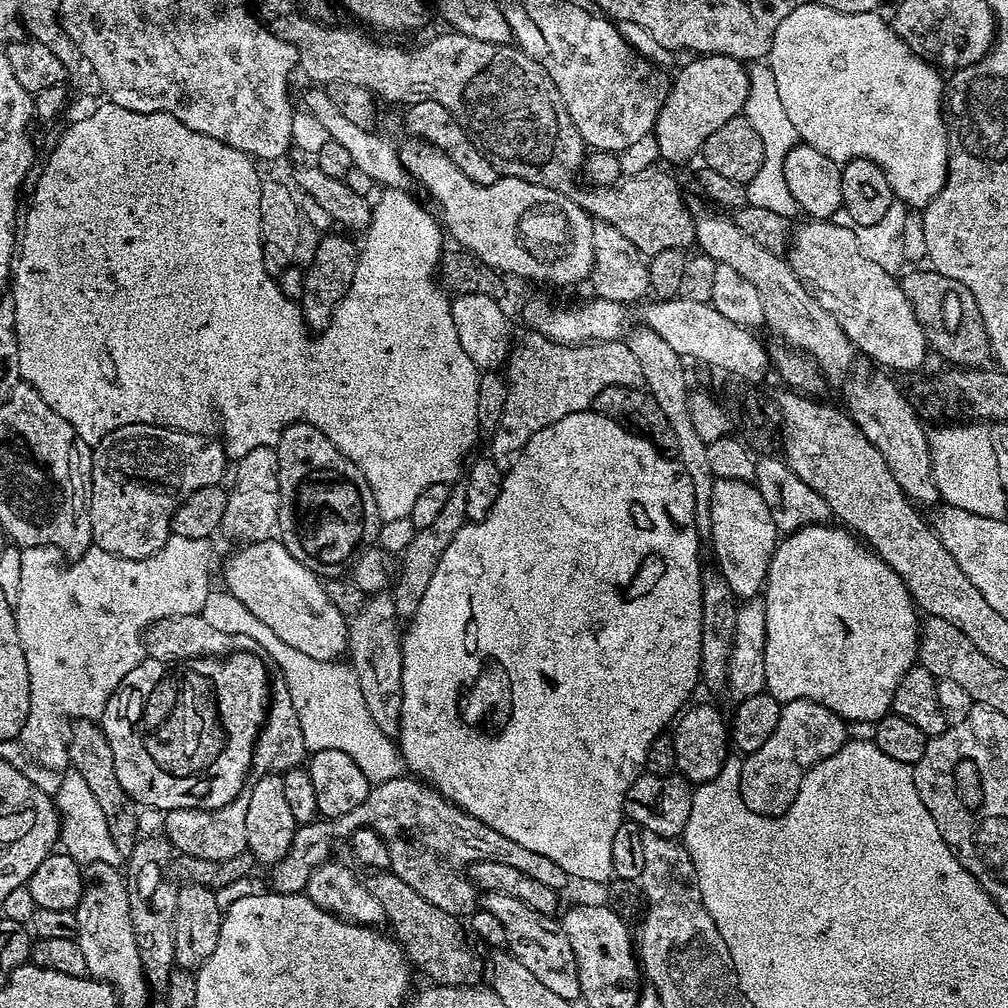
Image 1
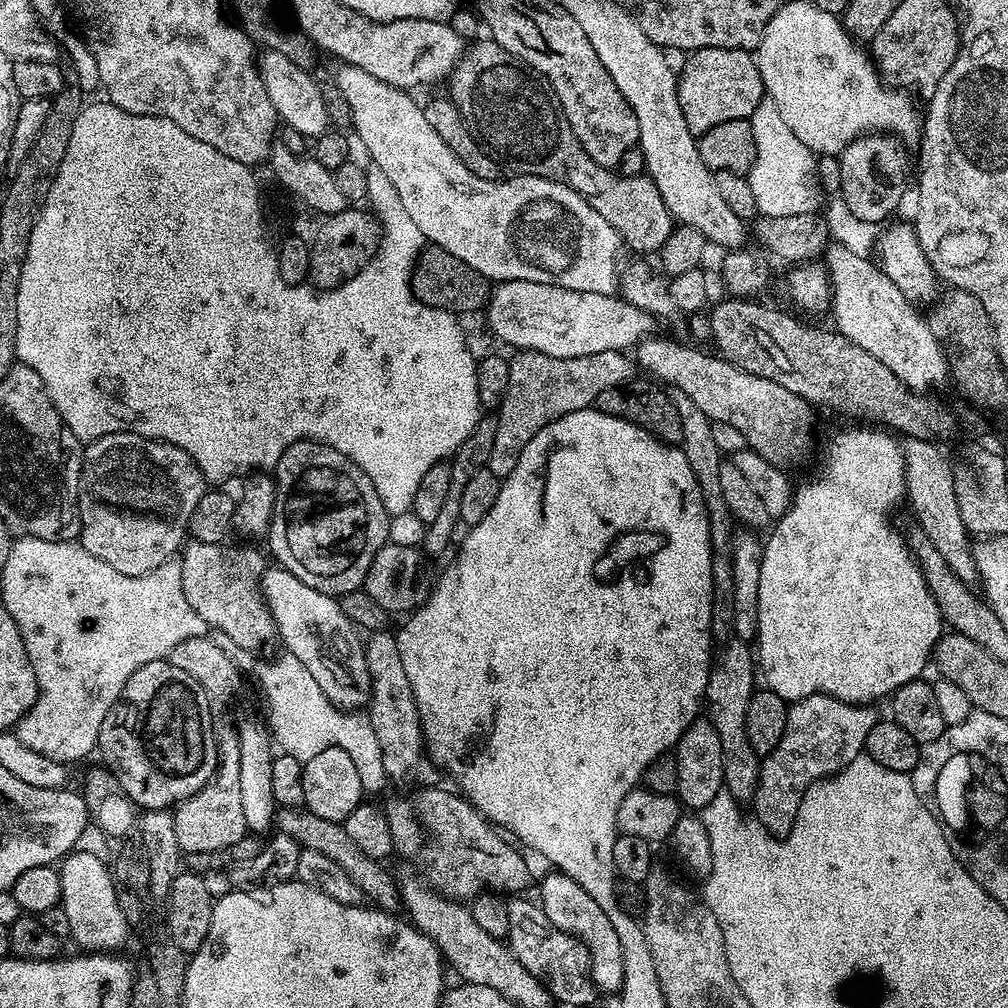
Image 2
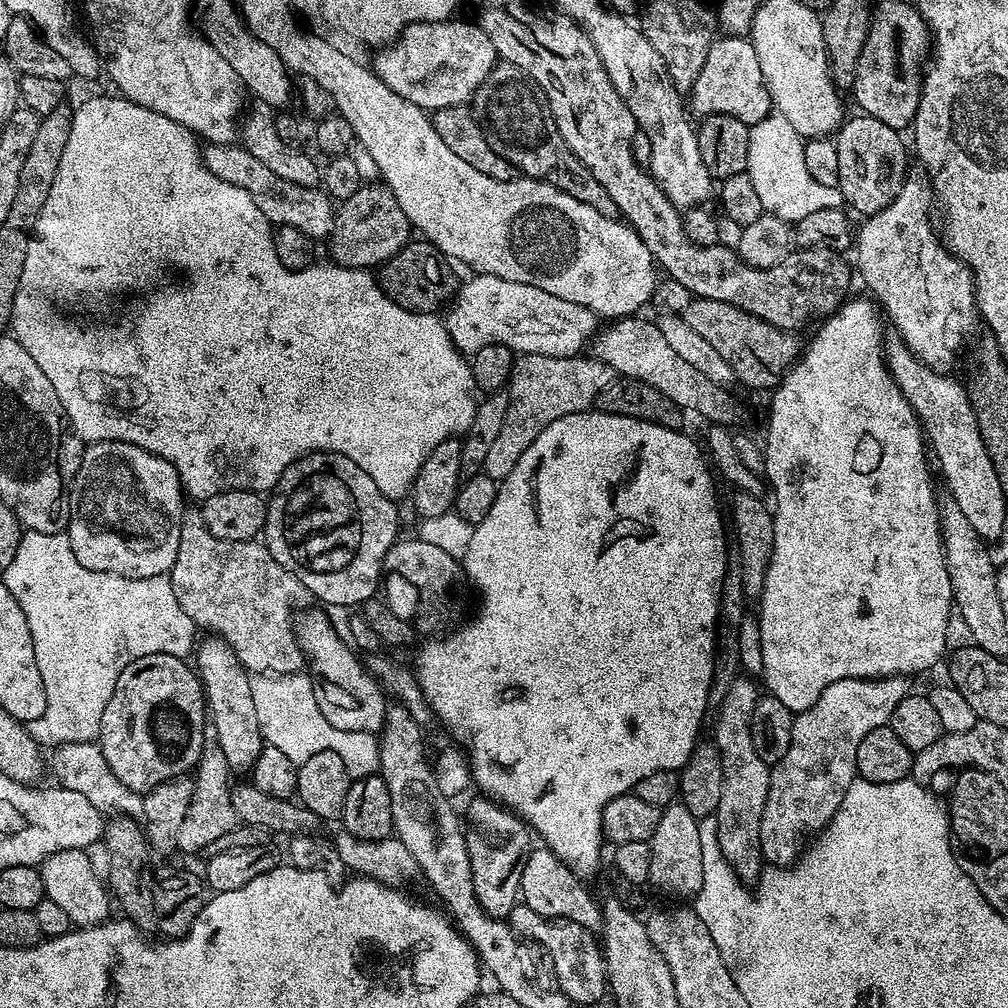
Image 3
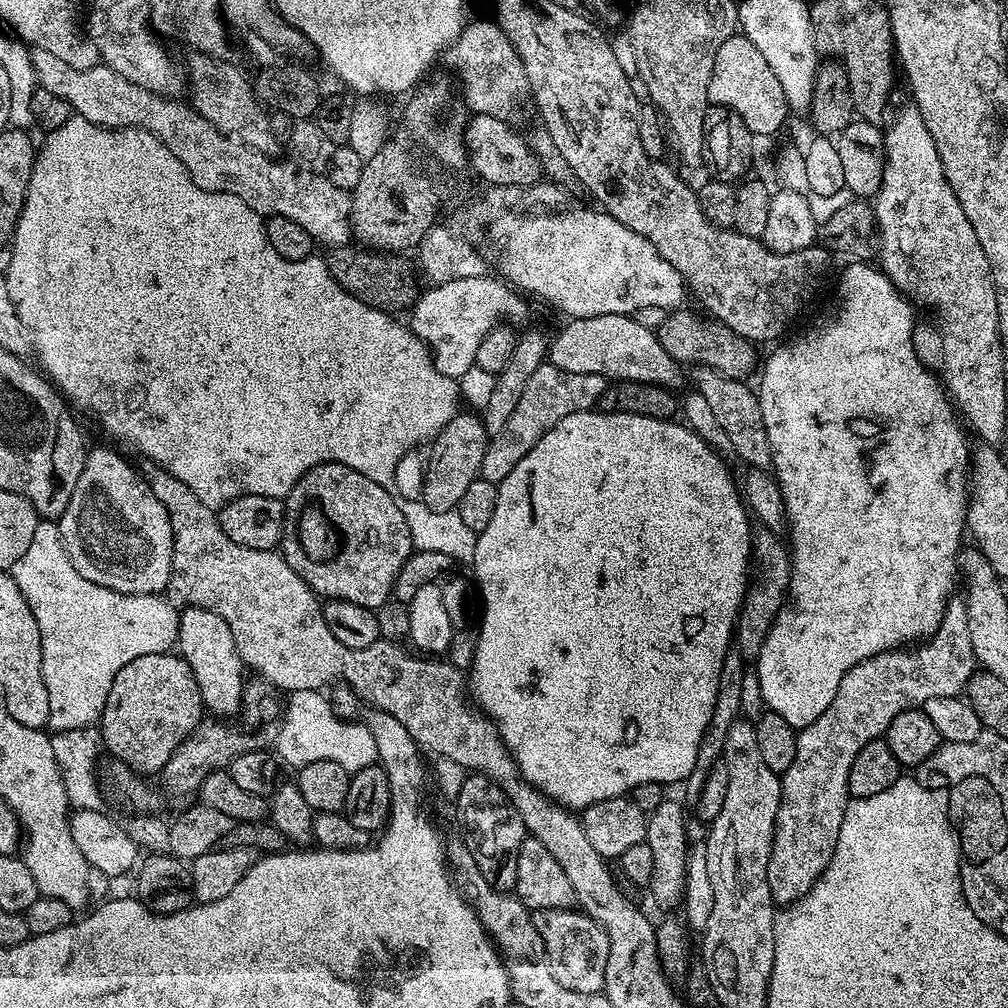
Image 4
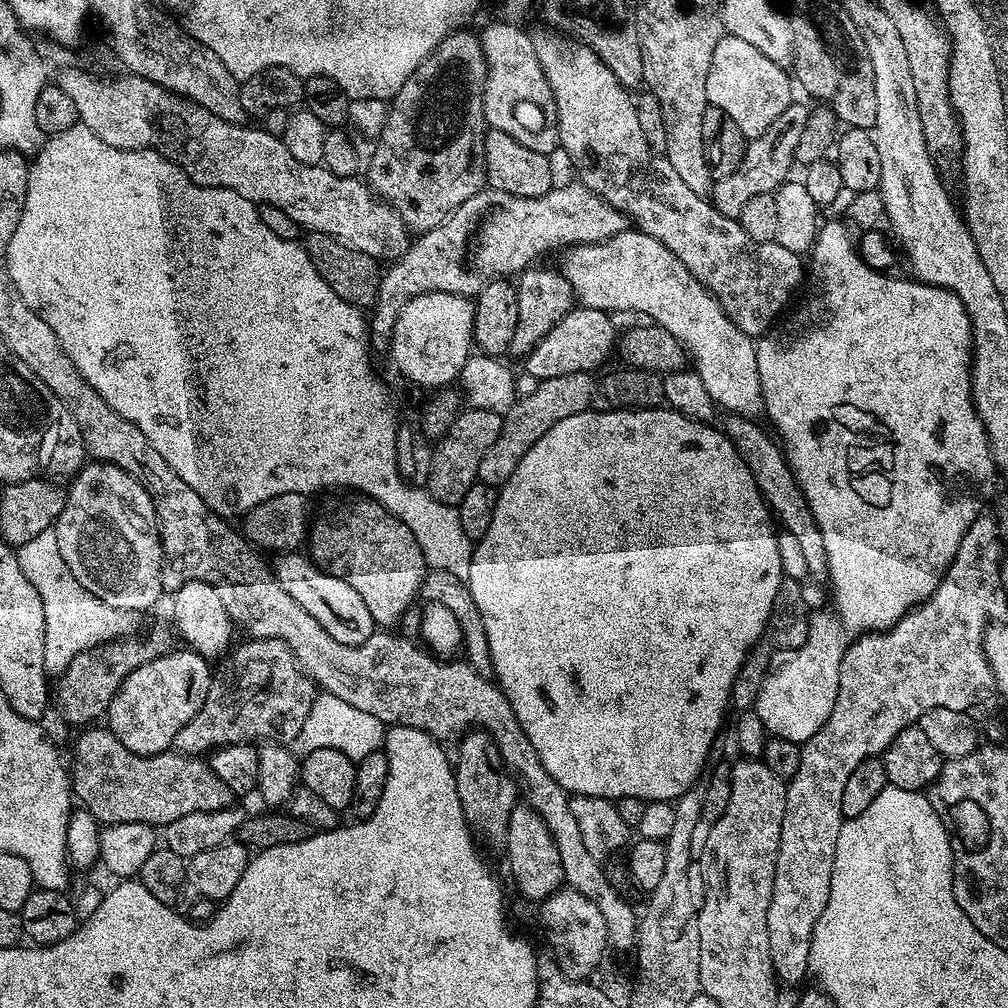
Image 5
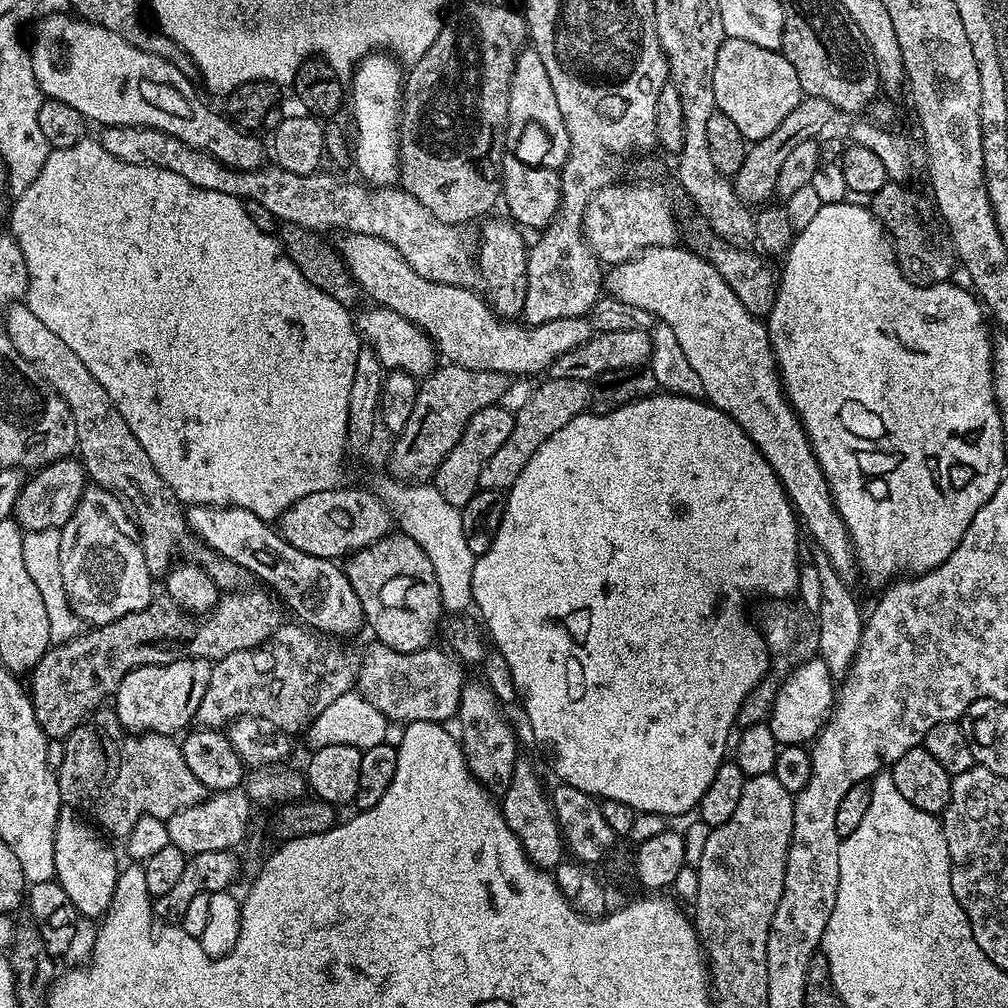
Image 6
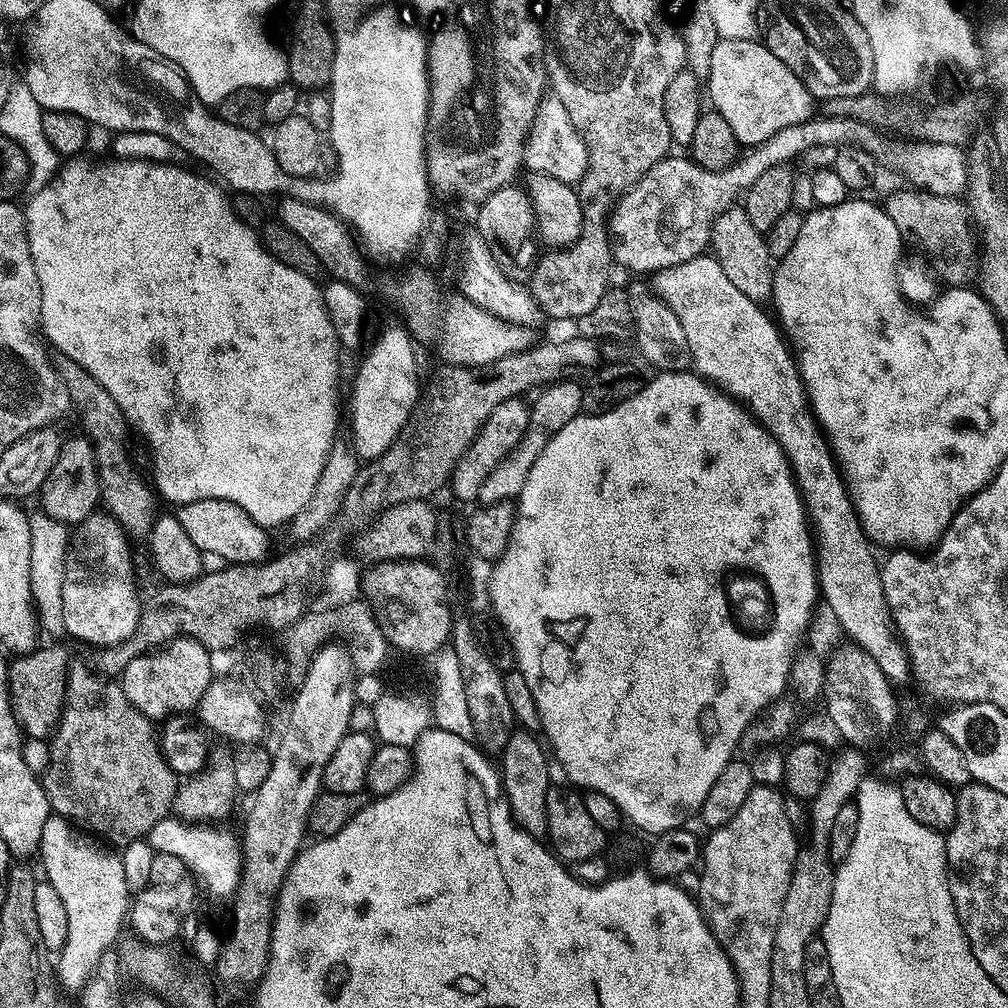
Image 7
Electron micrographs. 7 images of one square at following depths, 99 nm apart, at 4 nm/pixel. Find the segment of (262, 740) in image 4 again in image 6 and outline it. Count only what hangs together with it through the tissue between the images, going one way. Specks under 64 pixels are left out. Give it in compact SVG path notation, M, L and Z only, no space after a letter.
M300 622L281 623L278 630L274 630L274 634L270 634L270 638L266 638L266 642L262 642L258 646L254 646L250 650L238 650L238 654L230 654L226 658L215 661L212 664L212 673L210 674L210 682L206 686L206 694L202 694L202 702L198 702L198 710L196 711L195 723L202 728L215 728L217 730L227 729L232 721L242 718L243 716L257 716L258 718L266 718L266 722L274 722L274 726L278 726L283 732L289 734L303 733L308 725L312 723L313 716L322 714L322 710L326 710L326 706L330 706L330 702L334 702L334 698L342 698L342 694L353 691L354 685L358 680L358 668L355 663L347 664L338 653L332 648L327 648L323 644L321 637L317 635L312 628L305 626Z

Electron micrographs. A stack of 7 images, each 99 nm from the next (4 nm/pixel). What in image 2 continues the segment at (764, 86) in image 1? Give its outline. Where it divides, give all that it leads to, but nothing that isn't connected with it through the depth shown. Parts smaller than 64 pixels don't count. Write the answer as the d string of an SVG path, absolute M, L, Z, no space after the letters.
M765 99L754 110L751 121L754 134L754 146L756 157L752 163L752 169L746 175L750 182L750 190L754 190L754 199L758 201L758 213L760 216L773 216L774 218L786 218L790 214L810 214L821 207L820 192L822 193L822 181L818 175L818 156L811 152L786 126L786 118L774 102Z

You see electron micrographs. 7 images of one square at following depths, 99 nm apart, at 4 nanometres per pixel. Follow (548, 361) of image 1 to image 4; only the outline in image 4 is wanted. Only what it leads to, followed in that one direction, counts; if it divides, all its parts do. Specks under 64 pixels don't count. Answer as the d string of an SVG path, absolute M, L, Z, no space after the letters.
M547 362L534 370L530 382L526 382L526 390L522 390L522 399L514 414L502 426L497 436L488 441L488 449L484 451L479 479L499 485L530 454L530 450L547 434L551 428L558 426L562 418L570 418L570 414L587 412L595 409L600 403L602 394L608 388L609 381L598 374L570 374L570 370L558 370L558 366Z

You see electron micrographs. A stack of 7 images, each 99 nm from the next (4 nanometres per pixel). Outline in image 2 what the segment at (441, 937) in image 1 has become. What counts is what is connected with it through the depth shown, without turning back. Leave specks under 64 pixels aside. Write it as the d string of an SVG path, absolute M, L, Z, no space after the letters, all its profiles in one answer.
M280 808L274 817L274 824L279 835L290 836L300 843L301 848L318 850L318 854L326 854L326 858L338 862L342 866L342 870L346 870L346 874L350 874L352 881L359 886L361 893L367 899L368 896L372 899L369 901L375 907L380 908L383 912L393 914L401 911L400 893L394 880L392 882L391 878L380 869L383 867L377 861L362 854L362 850L358 850L358 846L354 846L354 842L350 842L343 823L330 822L330 818L318 818L318 814L300 808Z

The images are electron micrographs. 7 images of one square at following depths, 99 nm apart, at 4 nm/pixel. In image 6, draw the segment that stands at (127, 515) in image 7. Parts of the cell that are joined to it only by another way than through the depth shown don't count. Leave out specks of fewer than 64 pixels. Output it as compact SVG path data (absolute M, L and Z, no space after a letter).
M13 303L8 310L6 323L14 350L18 350L26 362L40 369L40 377L68 403L70 414L74 414L78 459L84 465L87 479L97 487L115 490L121 497L132 496L136 503L134 520L138 525L138 539L146 566L153 578L167 576L174 564L172 555L179 548L188 548L194 543L182 501L172 493L170 486L166 486L158 470L154 470L154 462L146 458L142 442L138 442L130 426L126 426L126 418L118 414L110 394L102 390L102 382L98 382L98 378L94 378L94 374L82 366L82 358L78 358L78 354L74 354L74 350L70 350L70 346L66 346L58 334L54 334L54 330L49 330L35 316L34 310L28 308L27 303Z

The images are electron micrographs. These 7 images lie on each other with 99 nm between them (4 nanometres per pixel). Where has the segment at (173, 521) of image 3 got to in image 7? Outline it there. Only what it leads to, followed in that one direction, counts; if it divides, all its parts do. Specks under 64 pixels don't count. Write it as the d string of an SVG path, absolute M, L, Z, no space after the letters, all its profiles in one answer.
M104 510L91 512L81 524L71 529L62 582L62 618L64 631L69 637L72 635L84 644L97 644L97 649L103 650L113 648L134 634L140 621L142 603L136 593L136 572L132 569L132 552L128 543L129 537L120 523Z

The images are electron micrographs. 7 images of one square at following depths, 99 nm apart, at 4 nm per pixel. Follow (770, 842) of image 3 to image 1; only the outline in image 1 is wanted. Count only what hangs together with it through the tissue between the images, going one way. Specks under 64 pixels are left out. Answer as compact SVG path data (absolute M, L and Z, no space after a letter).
M790 700L781 707L778 727L774 729L774 734L766 738L763 746L758 746L758 750L747 753L743 757L740 766L740 797L746 802L748 808L755 808L758 814L763 816L781 816L794 802L798 790L802 786L802 778L809 772L819 760L830 758L850 739L848 733L849 725L834 710L826 710L813 700Z

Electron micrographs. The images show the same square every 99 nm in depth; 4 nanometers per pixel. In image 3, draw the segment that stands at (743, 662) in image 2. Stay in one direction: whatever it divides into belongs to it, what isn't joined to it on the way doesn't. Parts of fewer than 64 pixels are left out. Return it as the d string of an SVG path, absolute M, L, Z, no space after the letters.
M748 678L736 679L714 713L714 743L722 762L722 798L716 807L714 827L721 856L744 882L755 881L762 871L760 827L772 773L770 765L758 758L758 750L754 750L754 738L750 734L750 722L754 719L754 706L758 699L758 691L751 683L755 684Z

